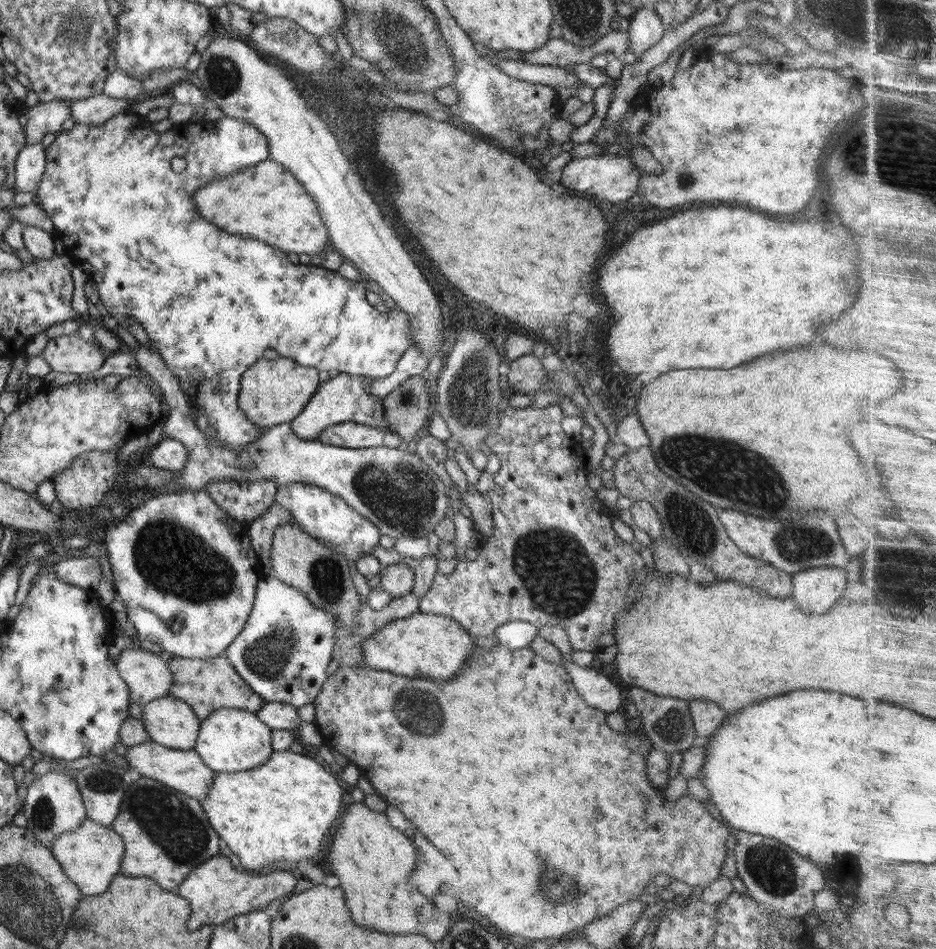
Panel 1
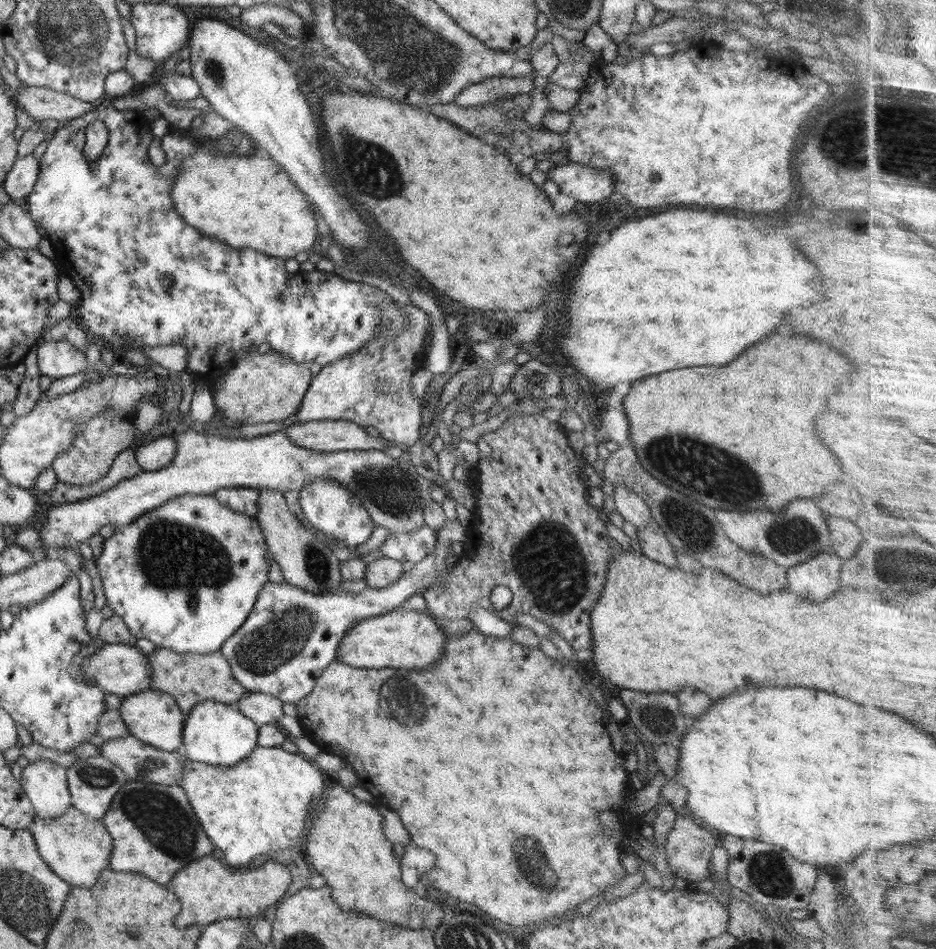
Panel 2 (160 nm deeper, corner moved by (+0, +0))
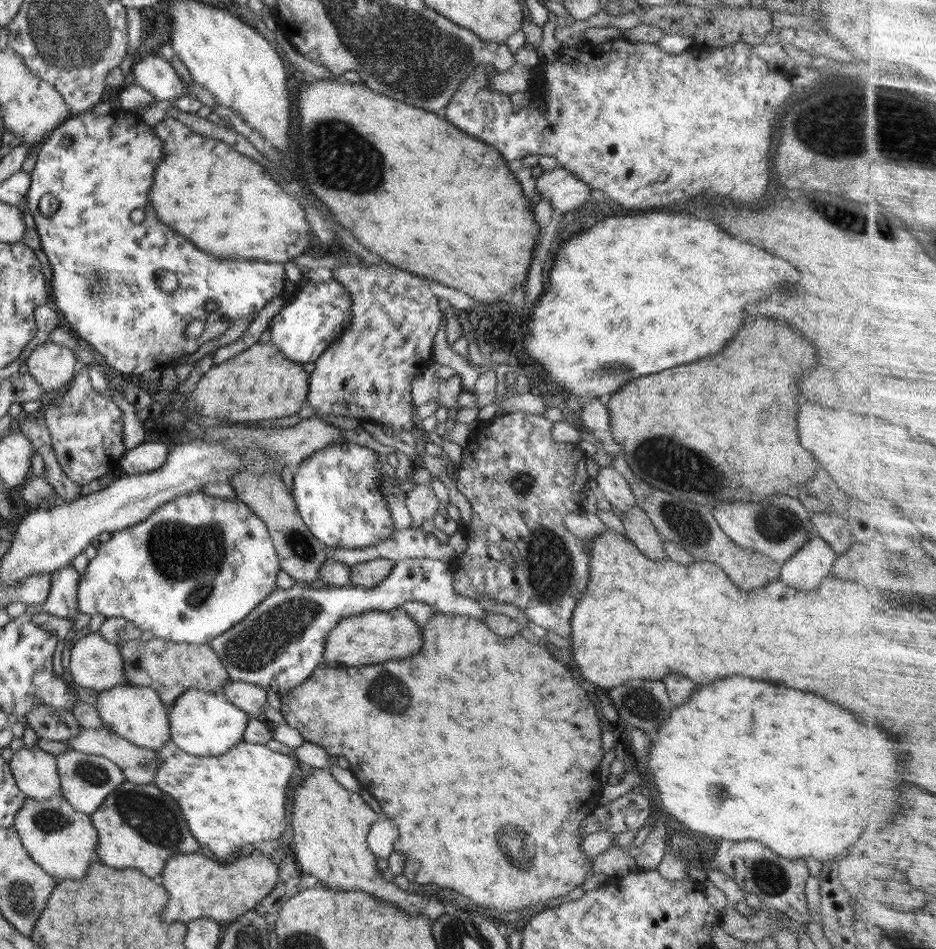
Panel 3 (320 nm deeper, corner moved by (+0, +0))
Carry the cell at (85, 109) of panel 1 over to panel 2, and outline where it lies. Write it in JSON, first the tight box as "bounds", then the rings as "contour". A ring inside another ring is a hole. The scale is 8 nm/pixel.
{"bounds":[15,85,113,125],"contour":[[[26,85],[15,92],[15,104],[24,109],[24,112],[34,118],[35,122],[48,120],[55,125],[94,112],[100,107],[113,106],[111,102],[95,105],[94,102],[86,102],[50,88]]]}

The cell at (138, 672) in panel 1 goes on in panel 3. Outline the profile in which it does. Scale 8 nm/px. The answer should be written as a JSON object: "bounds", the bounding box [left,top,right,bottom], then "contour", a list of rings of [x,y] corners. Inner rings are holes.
{"bounds":[70,631,129,692],"contour":[[[98,631],[84,632],[74,640],[70,654],[70,674],[73,676],[73,683],[98,692],[129,684],[124,676],[124,661],[117,645],[108,642]]]}

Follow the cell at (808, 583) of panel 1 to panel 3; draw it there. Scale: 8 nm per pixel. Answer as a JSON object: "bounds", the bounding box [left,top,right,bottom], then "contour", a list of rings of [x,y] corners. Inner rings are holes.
{"bounds":[779,535,836,591],"contour":[[[811,535],[790,560],[781,564],[779,580],[800,591],[814,590],[825,576],[832,574],[836,558],[834,550],[822,538]]]}

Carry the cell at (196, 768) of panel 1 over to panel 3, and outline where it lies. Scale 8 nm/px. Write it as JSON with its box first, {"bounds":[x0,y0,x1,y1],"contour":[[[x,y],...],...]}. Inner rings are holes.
{"bounds":[67,727,157,785],"contour":[[[107,727],[83,728],[75,737],[70,737],[67,743],[72,750],[104,756],[104,758],[111,760],[122,769],[126,781],[143,785],[152,783],[154,780],[157,771],[157,751],[136,746]]]}

